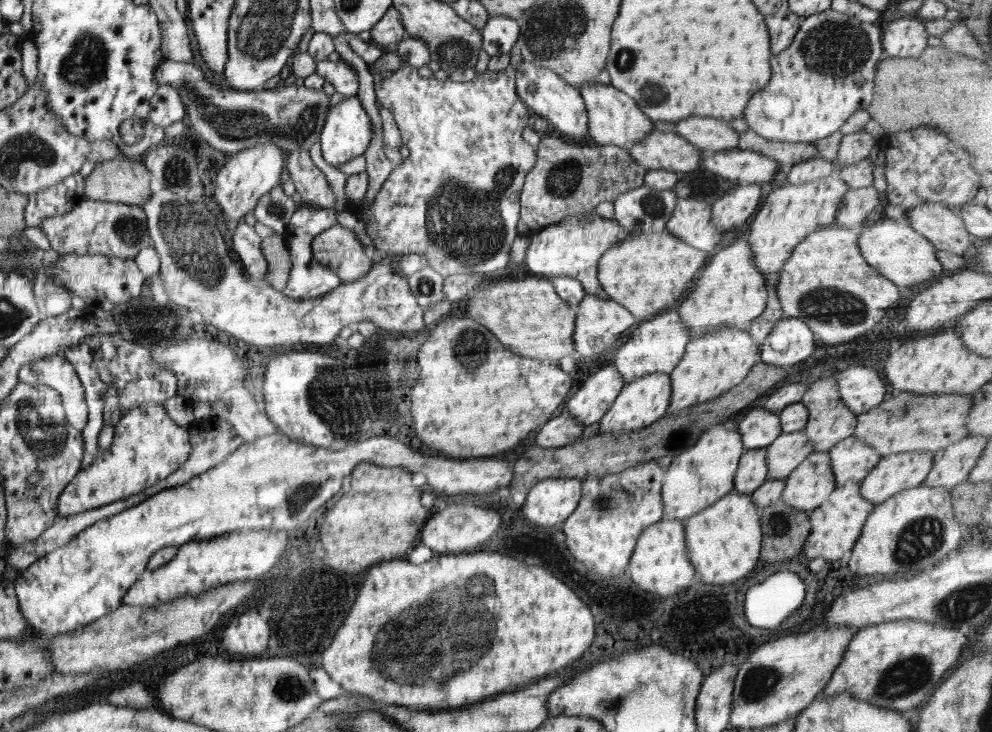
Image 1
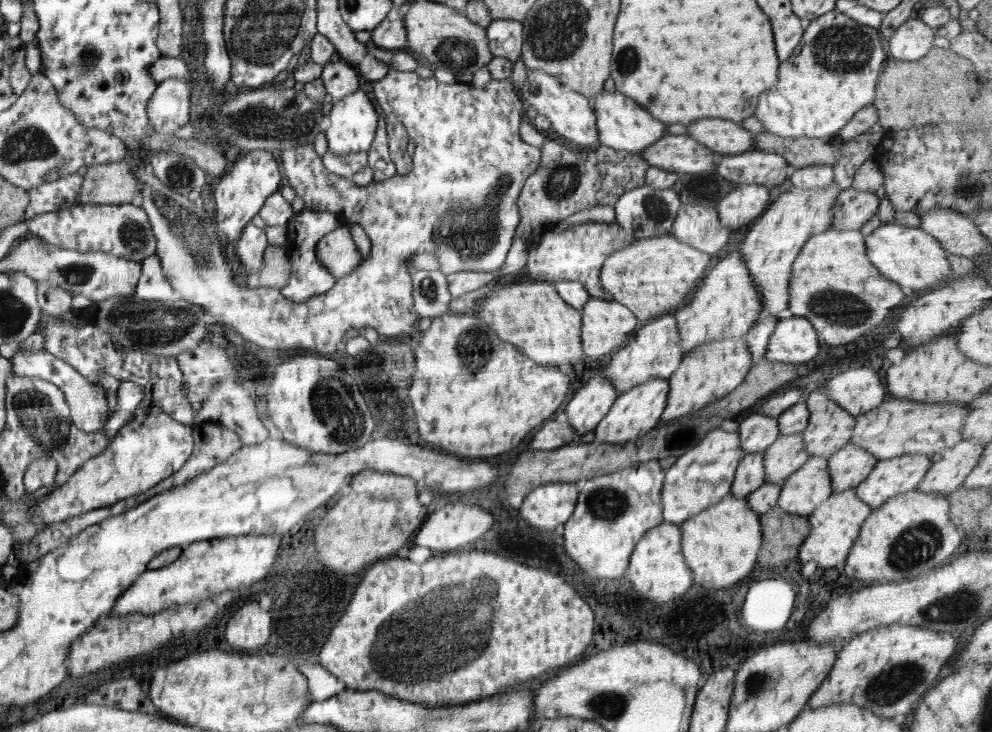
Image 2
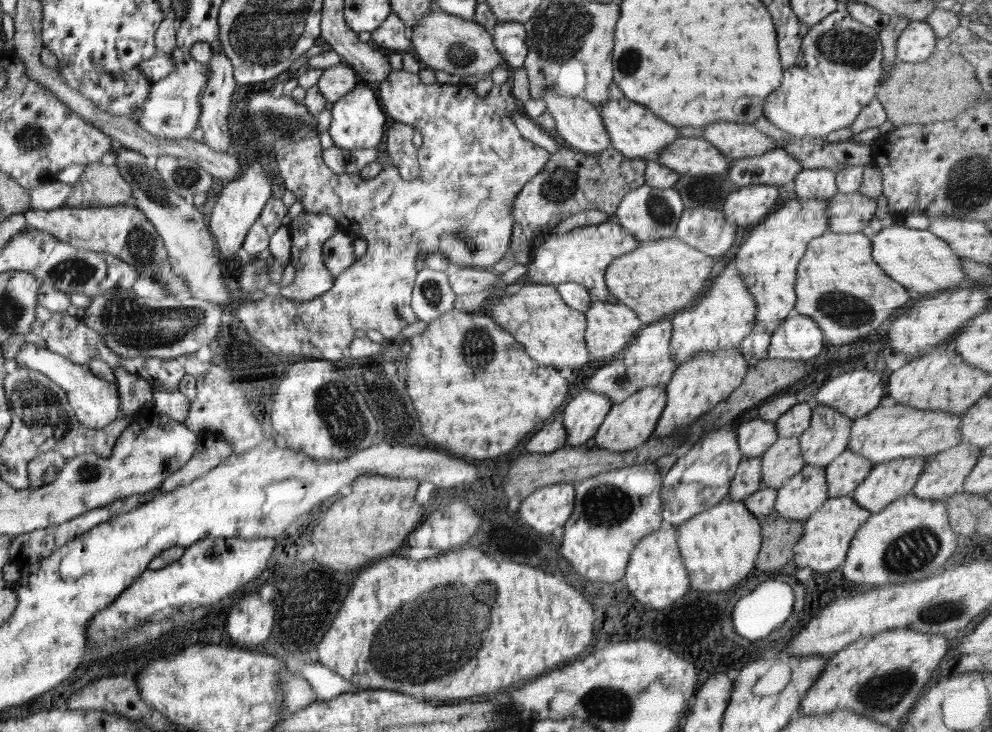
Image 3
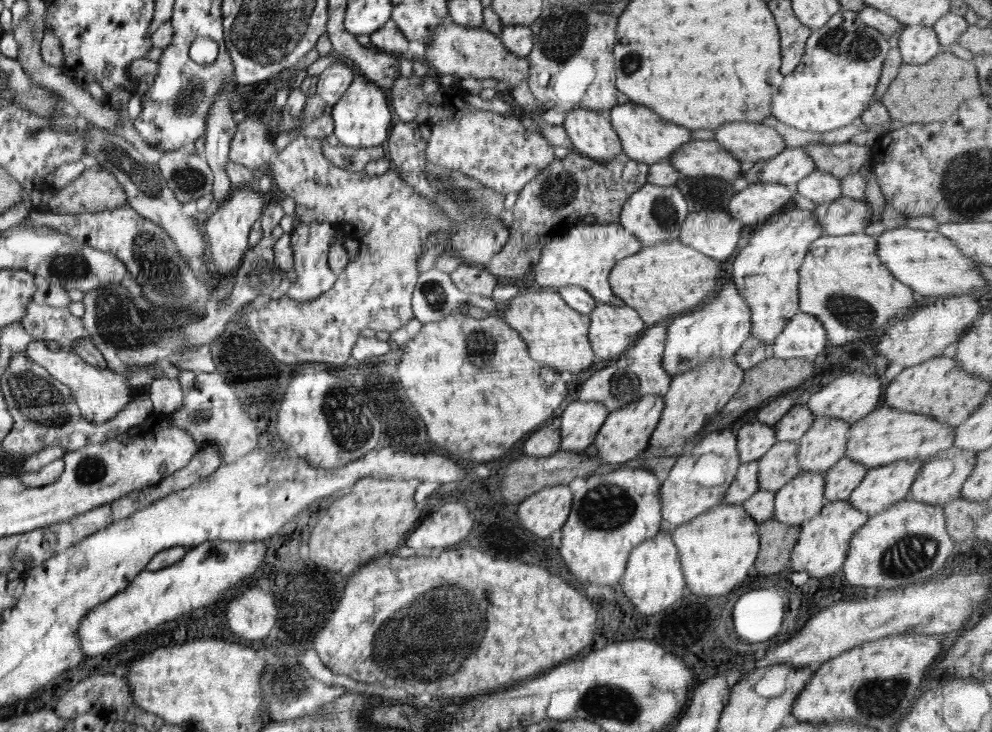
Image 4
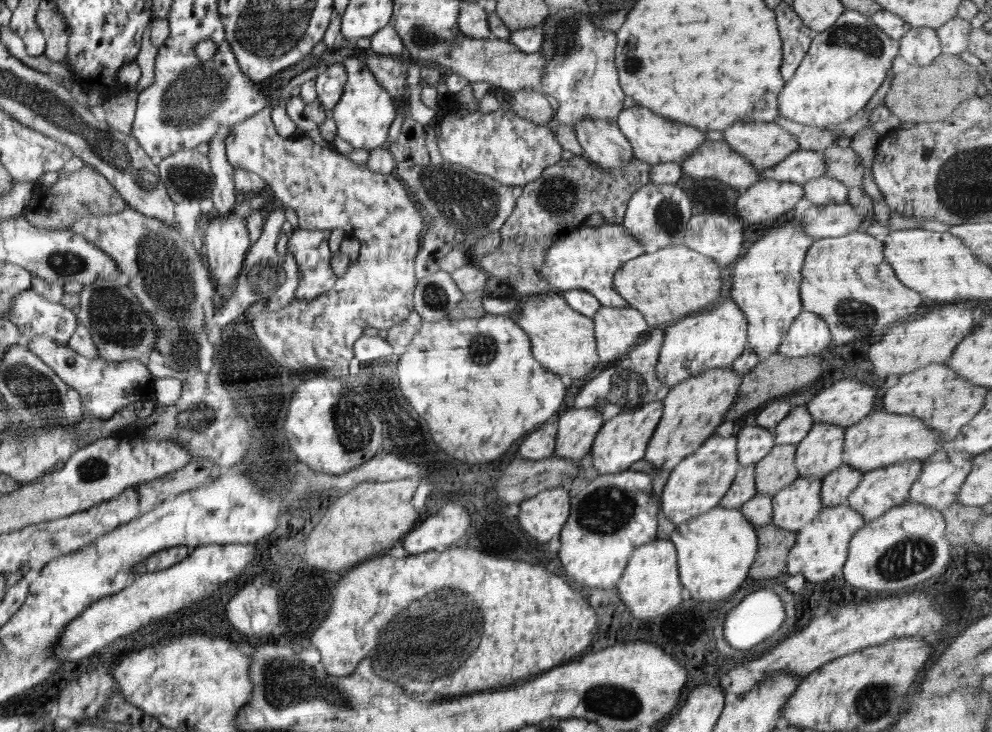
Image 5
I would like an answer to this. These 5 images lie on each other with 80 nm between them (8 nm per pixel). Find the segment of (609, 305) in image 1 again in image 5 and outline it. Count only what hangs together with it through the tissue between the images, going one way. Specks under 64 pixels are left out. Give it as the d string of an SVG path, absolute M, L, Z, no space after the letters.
M601 306L591 318L600 362L617 361L650 331L645 318L630 306Z

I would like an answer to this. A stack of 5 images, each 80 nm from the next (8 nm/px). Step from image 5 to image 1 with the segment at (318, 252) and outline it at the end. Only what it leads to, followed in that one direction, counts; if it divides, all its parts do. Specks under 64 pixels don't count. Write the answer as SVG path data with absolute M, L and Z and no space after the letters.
M303 203L295 210L287 224L287 228L282 233L287 242L291 261L289 279L286 288L281 291L282 294L294 298L295 301L305 301L324 296L340 286L341 278L335 272L332 272L330 268L325 267L314 259L311 245L311 242L318 234L336 224L338 223L334 209L325 209Z

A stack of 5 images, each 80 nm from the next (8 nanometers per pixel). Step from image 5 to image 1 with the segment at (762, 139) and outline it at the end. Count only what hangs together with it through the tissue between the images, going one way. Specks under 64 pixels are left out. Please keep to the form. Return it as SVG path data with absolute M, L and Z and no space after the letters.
M688 117L675 123L674 130L678 136L710 153L736 149L740 134L729 125L729 121L716 118Z

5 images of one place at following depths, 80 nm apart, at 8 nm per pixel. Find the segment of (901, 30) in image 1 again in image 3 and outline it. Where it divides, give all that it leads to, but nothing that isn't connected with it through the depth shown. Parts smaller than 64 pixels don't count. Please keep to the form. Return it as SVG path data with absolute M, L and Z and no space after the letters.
M910 22L896 40L896 57L904 62L922 62L936 50L937 37L925 22Z

